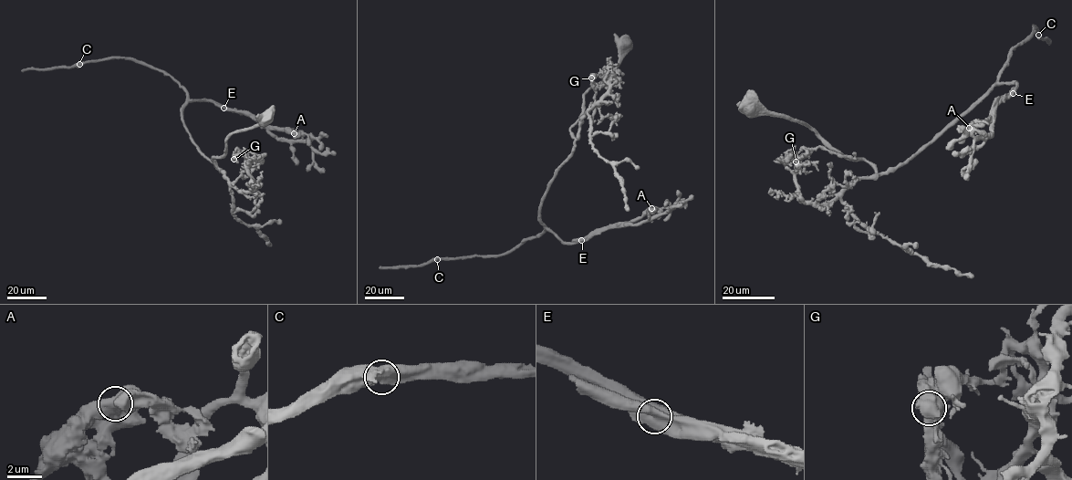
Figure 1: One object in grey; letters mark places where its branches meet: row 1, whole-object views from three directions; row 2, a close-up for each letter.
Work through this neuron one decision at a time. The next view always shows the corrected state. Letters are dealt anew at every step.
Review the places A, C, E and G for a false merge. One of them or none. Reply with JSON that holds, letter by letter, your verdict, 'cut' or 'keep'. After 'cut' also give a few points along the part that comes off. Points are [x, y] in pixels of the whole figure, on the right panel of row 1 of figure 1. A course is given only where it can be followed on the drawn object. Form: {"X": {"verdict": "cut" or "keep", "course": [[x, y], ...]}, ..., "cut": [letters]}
{"A": {"verdict": "keep"}, "C": {"verdict": "keep"}, "E": {"verdict": "cut", "course": [[1013, 93], [996, 102], [987, 120], [970, 129], [973, 128], [975, 134]]}, "G": {"verdict": "keep"}, "cut": ["E"]}

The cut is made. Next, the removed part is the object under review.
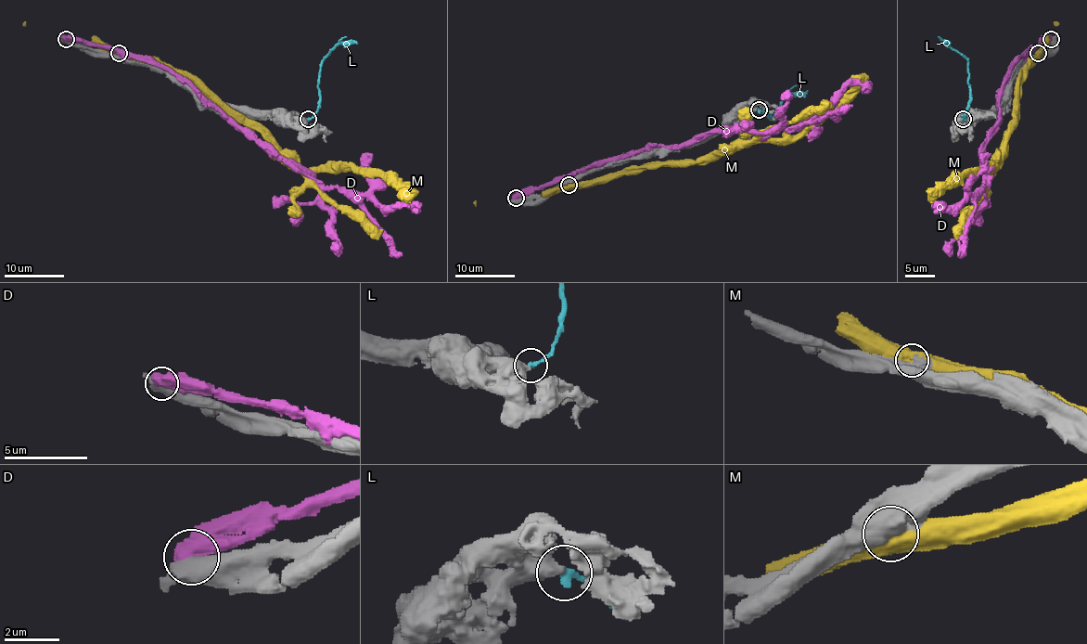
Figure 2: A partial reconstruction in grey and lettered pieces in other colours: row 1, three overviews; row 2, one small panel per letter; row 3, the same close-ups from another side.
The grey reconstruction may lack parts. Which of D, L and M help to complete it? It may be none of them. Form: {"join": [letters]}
{"join": []}

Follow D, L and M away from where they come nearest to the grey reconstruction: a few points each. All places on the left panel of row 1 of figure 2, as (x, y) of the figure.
D: (65, 38), (132, 53), (180, 74), (274, 155), (324, 185), (421, 212)
L: (308, 119), (318, 109), (321, 60), (338, 45), (357, 43)
M: (119, 53), (155, 57), (195, 76), (220, 101), (256, 123), (303, 170), (365, 171), (395, 178), (417, 193)

